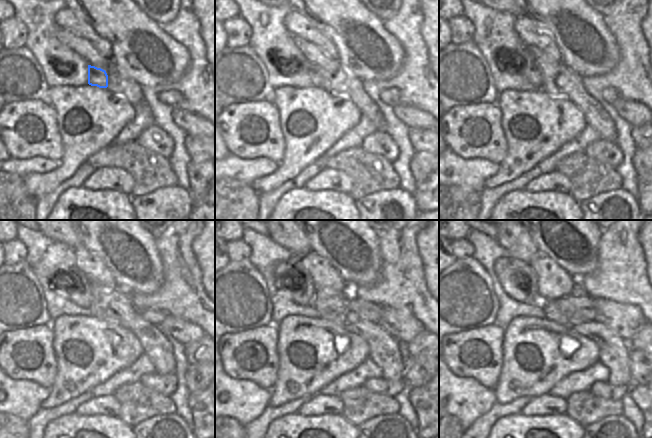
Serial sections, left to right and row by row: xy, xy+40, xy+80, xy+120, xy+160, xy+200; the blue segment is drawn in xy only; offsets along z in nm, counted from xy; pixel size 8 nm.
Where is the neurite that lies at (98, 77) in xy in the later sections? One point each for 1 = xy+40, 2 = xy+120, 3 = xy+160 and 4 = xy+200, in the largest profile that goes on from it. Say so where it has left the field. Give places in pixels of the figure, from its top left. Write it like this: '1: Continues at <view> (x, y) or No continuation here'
1: Continues at xy+40 (318, 78)
2: Continues at xy+120 (83, 298)
3: Continues at xy+160 (306, 297)
4: Continues at xy+200 (504, 271).

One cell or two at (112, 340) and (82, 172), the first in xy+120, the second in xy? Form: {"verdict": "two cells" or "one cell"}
{"verdict": "two cells"}

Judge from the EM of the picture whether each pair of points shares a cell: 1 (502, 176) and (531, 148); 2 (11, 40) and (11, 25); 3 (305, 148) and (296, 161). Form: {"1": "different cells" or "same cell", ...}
{"1": "same cell", "2": "same cell", "3": "same cell"}

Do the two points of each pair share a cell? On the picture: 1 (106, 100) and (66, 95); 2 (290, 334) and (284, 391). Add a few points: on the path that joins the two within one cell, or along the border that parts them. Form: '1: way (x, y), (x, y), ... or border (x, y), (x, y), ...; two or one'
1: way (96, 100), (76, 100); one
2: way (285, 348), (285, 377); one

